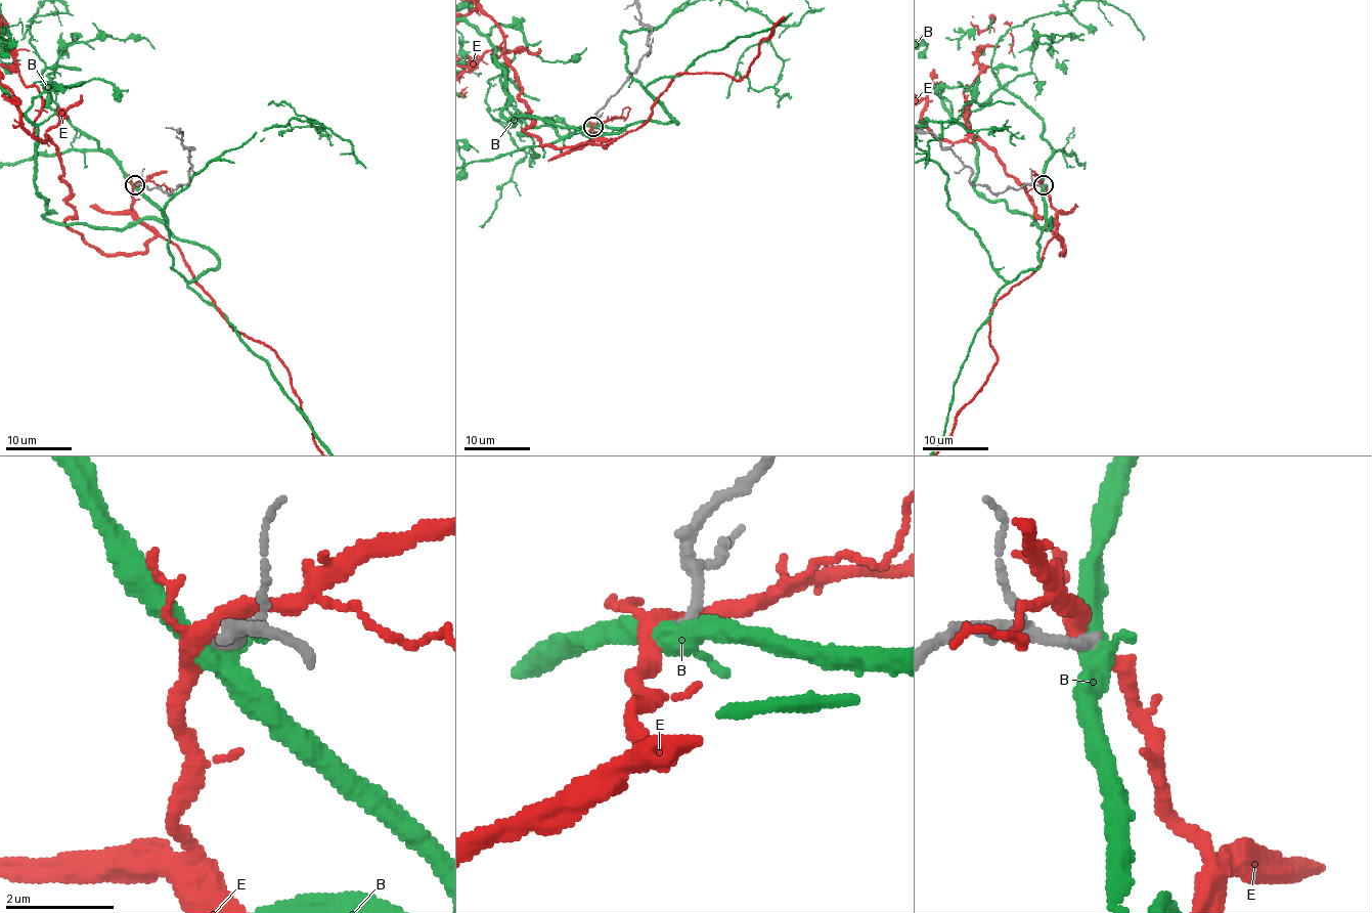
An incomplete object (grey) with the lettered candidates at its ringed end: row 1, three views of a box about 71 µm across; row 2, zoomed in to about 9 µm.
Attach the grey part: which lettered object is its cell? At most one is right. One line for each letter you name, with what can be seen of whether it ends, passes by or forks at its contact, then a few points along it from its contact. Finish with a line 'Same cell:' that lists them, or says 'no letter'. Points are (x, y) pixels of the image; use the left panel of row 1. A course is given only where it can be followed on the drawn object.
Same cell: no letter

